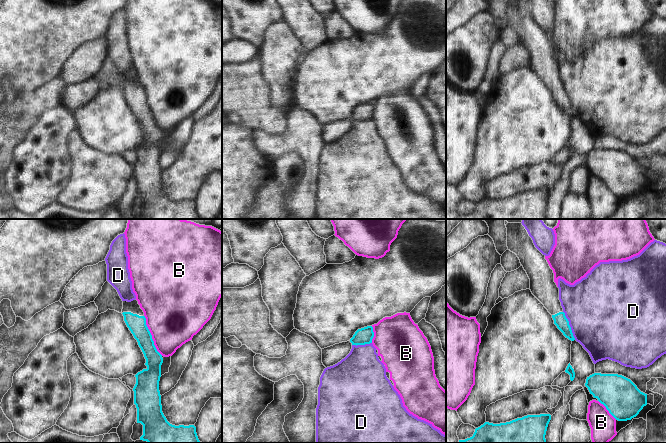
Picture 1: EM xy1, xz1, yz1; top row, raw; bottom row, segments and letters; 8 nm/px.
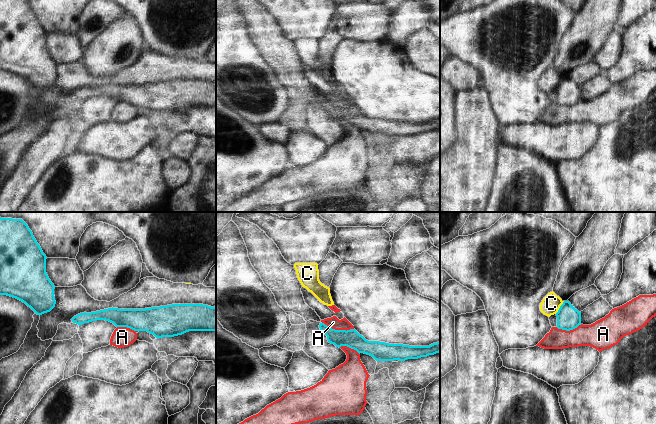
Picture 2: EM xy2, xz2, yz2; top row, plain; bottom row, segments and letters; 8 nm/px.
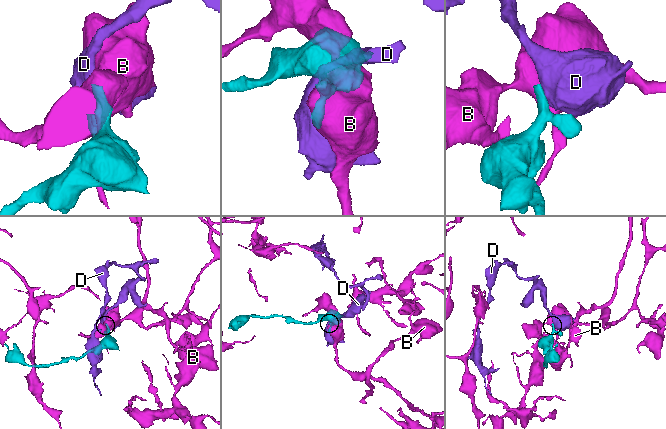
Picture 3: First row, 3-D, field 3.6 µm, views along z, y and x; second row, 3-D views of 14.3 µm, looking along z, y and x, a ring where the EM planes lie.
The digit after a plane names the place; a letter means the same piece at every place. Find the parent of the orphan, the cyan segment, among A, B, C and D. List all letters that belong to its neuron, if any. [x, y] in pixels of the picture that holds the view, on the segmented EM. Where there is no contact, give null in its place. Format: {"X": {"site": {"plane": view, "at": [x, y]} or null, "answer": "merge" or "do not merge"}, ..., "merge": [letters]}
{"A": {"site": {"plane": "xz2", "at": [338, 330]}, "answer": "do not merge"}, "B": {"site": {"plane": "xy1", "at": [151, 335]}, "answer": "do not merge"}, "C": {"site": {"plane": "yz2", "at": [560, 307]}, "answer": "do not merge"}, "D": {"site": {"plane": "yz1", "at": [569, 325]}, "answer": "do not merge"}, "merge": []}

